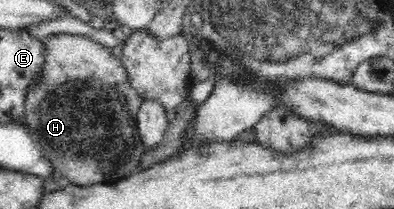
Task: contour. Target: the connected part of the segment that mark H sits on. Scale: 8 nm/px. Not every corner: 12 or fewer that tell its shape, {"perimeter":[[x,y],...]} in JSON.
{"perimeter":[[87,36],[45,40],[25,124],[78,186],[137,171],[143,98]]}

